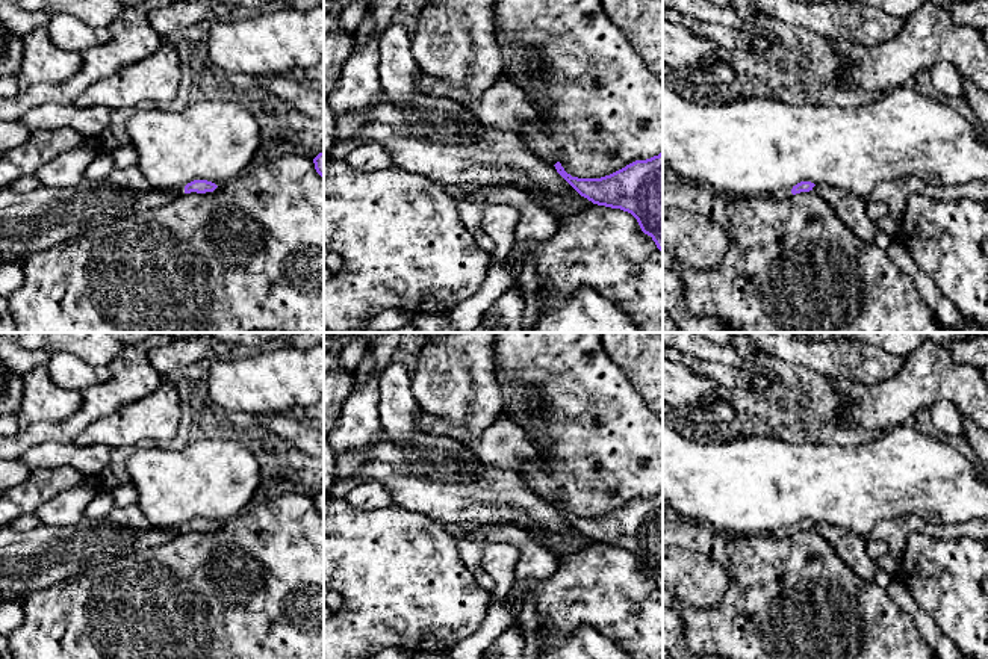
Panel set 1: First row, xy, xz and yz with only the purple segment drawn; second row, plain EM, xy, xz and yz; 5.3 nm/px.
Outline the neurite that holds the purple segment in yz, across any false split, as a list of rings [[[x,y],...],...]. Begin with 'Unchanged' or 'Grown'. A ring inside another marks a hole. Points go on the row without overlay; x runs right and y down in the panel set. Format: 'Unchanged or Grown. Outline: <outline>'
Grown. Outline: [[[800,520],[800,521],[797,521],[793,526],[781,528],[781,529],[775,531],[772,534],[772,537],[782,538],[782,537],[787,537],[787,535],[791,535],[791,534],[796,534],[796,532],[800,532],[800,531],[809,531],[809,529],[812,529],[814,524],[816,523],[811,521],[811,520]]]

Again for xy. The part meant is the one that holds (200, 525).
Grown. Outline: [[[194,518],[188,523],[182,523],[182,524],[177,524],[177,526],[169,526],[169,528],[165,528],[165,531],[169,531],[169,532],[174,532],[176,537],[177,535],[182,535],[185,532],[206,532],[206,531],[213,531],[218,524],[212,520],[207,520],[207,518]]]

